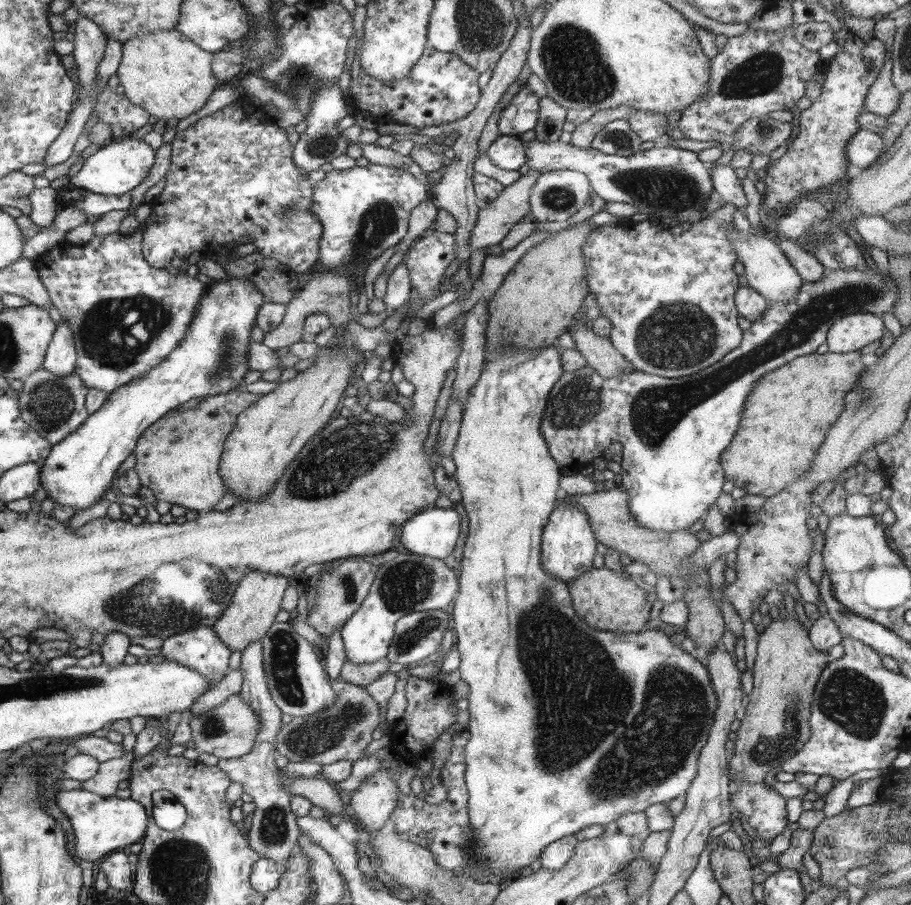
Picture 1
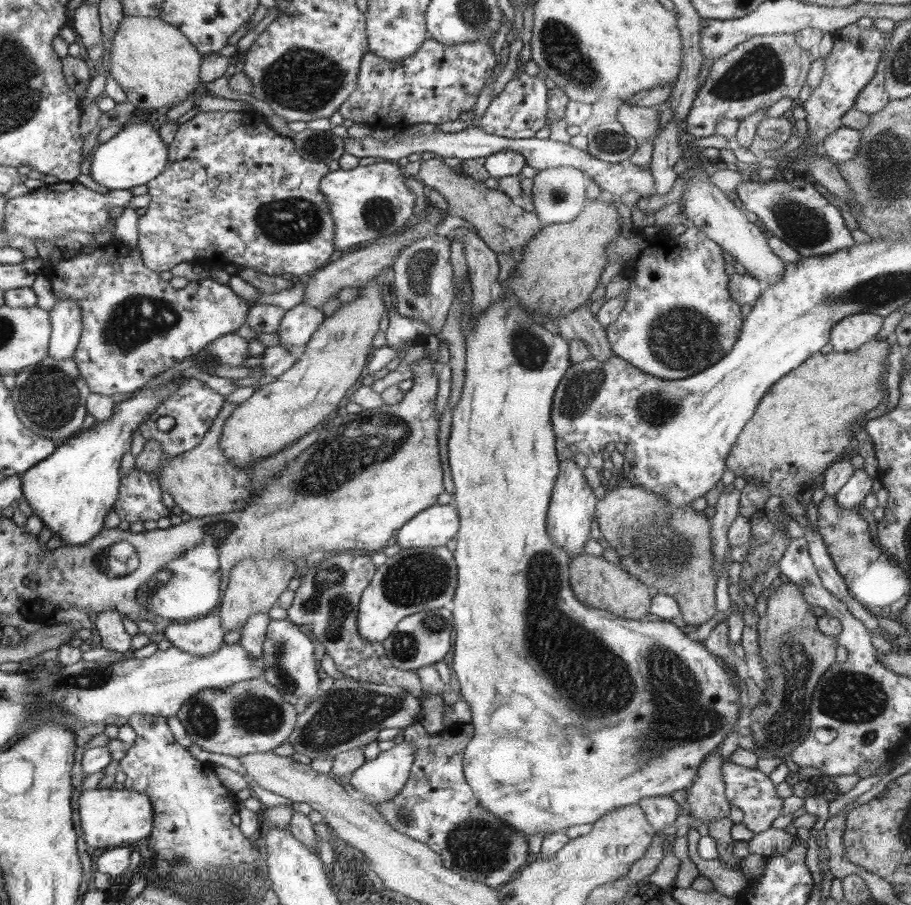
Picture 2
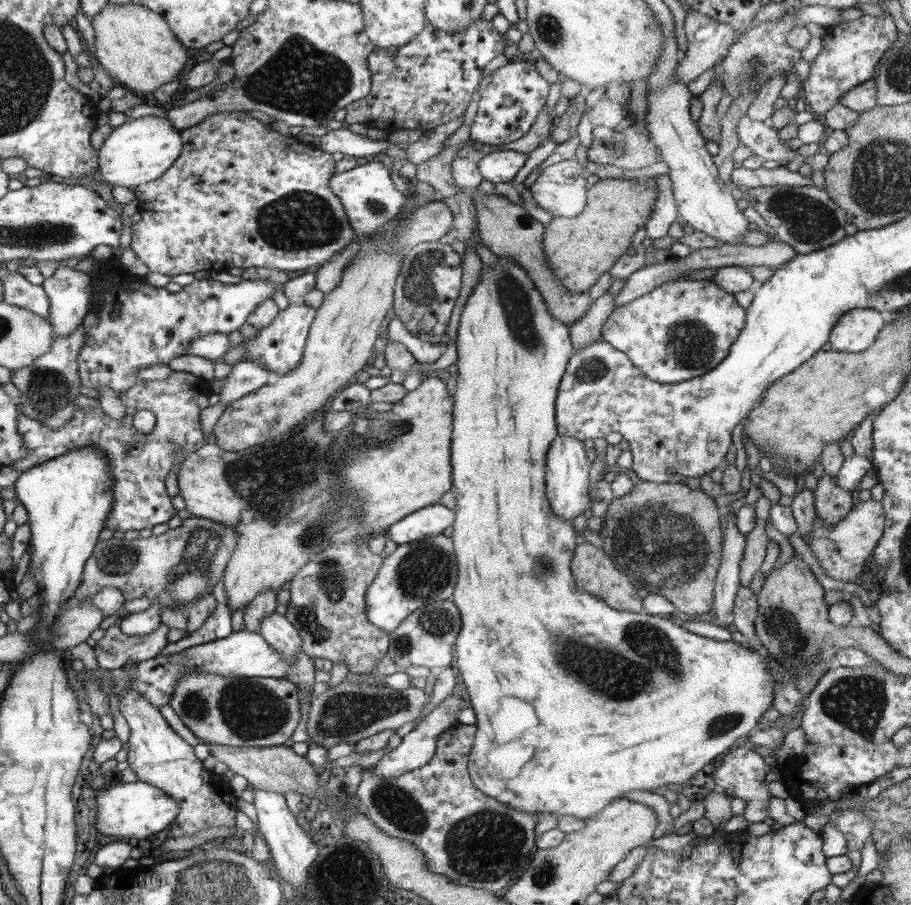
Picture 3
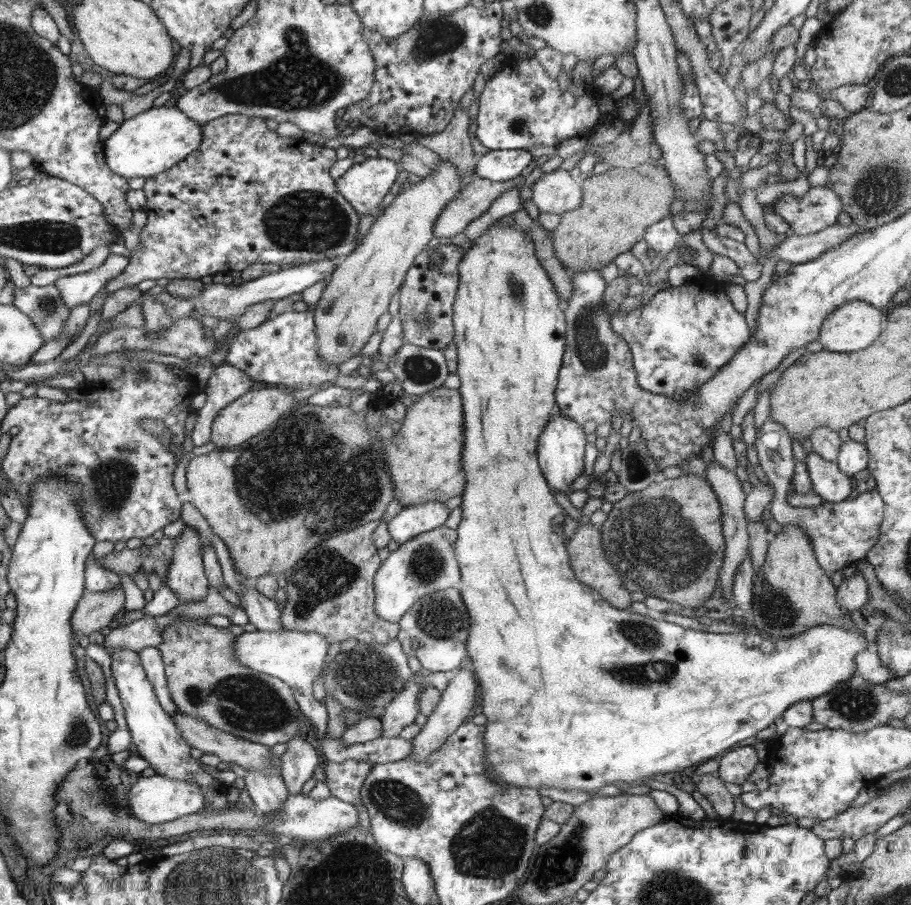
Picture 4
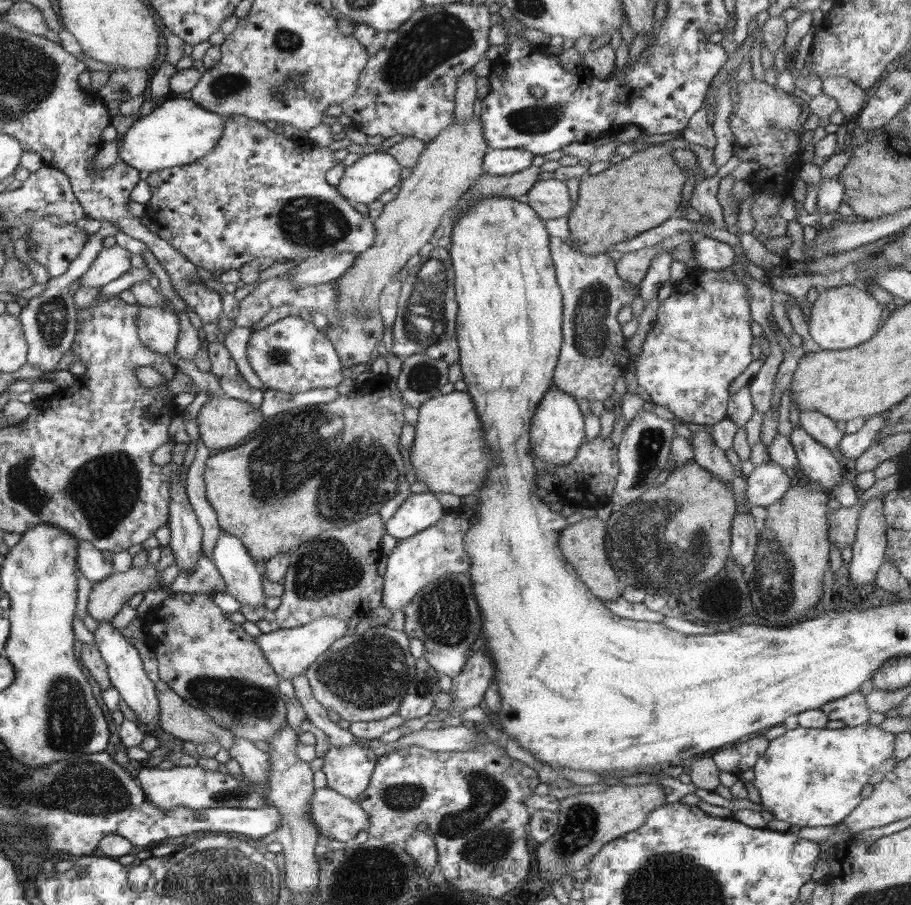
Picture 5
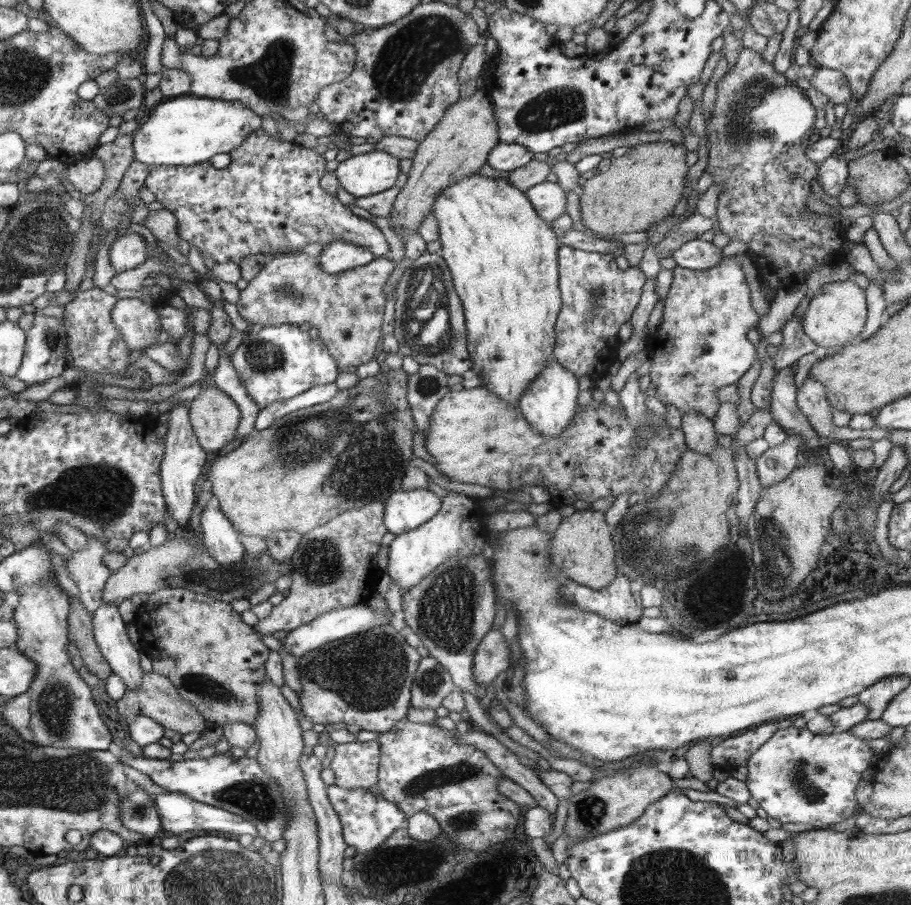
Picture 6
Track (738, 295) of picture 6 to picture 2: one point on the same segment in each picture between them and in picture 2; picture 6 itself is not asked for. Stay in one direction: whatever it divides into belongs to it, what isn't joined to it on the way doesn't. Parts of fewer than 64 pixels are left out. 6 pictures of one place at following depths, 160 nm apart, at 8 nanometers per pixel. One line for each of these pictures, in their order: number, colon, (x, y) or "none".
2: (679, 318)
3: (682, 329)
4: (679, 340)
5: (700, 342)

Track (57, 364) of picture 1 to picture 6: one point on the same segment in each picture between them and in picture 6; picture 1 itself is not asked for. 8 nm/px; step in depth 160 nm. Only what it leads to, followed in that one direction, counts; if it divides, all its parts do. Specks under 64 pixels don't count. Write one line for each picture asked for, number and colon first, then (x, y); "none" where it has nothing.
2: (66, 318)
3: (70, 292)
4: (80, 288)
5: (111, 263)
6: (129, 250)

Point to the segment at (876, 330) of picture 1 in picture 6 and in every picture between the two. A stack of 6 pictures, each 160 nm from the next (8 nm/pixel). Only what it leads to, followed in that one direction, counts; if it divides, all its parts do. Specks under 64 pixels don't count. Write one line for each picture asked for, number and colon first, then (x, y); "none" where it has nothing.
2: (852, 332)
3: (856, 330)
4: (854, 326)
5: (842, 317)
6: (836, 315)

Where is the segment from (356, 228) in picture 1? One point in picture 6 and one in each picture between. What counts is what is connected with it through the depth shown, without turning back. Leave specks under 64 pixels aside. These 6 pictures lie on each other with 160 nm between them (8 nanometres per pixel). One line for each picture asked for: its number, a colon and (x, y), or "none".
2: (368, 203)
3: (367, 192)
4: (365, 185)
5: (367, 179)
6: (374, 172)

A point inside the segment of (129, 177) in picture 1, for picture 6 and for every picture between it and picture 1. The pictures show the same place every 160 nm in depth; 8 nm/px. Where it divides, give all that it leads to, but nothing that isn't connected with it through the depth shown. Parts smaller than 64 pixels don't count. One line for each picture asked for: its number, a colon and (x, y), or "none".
2: (137, 155)
3: (140, 151)
4: (149, 144)
5: (178, 132)
6: (180, 131)

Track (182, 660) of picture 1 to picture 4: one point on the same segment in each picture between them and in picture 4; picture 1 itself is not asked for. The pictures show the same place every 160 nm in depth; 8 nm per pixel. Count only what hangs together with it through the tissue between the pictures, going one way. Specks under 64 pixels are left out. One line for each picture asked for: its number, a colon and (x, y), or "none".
2: (201, 637)
3: (190, 618)
4: (186, 579)

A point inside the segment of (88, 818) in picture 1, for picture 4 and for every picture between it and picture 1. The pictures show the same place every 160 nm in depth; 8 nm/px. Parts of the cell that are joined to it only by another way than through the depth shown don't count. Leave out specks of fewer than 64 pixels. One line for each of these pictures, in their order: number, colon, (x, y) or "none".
2: (109, 817)
3: (126, 810)
4: (154, 800)

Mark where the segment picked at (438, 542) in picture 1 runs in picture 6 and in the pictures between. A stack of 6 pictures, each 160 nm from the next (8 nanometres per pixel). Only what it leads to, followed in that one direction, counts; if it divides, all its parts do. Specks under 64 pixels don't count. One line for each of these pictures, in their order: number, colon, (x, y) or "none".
2: (435, 526)
3: (434, 519)
4: (411, 521)
5: (420, 511)
6: (407, 510)

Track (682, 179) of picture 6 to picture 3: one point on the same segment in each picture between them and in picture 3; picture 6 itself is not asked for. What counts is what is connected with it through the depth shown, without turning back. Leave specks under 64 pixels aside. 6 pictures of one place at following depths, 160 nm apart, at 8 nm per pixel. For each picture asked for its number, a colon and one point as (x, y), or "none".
3: (579, 250)
4: (617, 207)
5: (639, 193)

